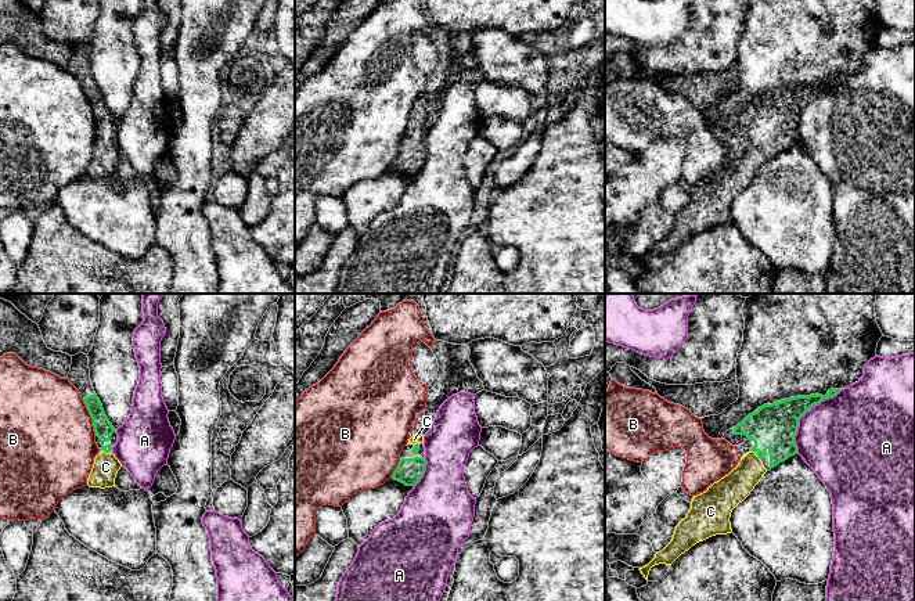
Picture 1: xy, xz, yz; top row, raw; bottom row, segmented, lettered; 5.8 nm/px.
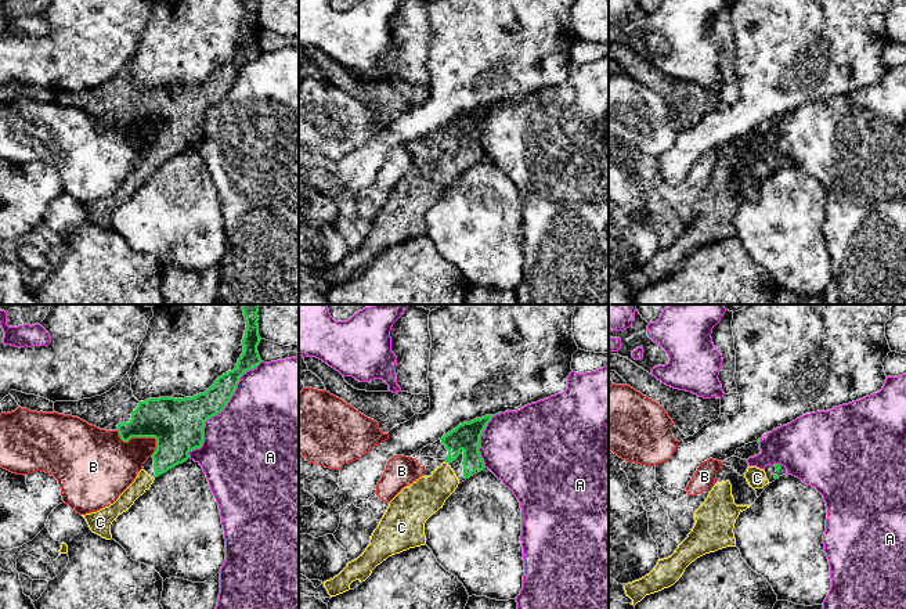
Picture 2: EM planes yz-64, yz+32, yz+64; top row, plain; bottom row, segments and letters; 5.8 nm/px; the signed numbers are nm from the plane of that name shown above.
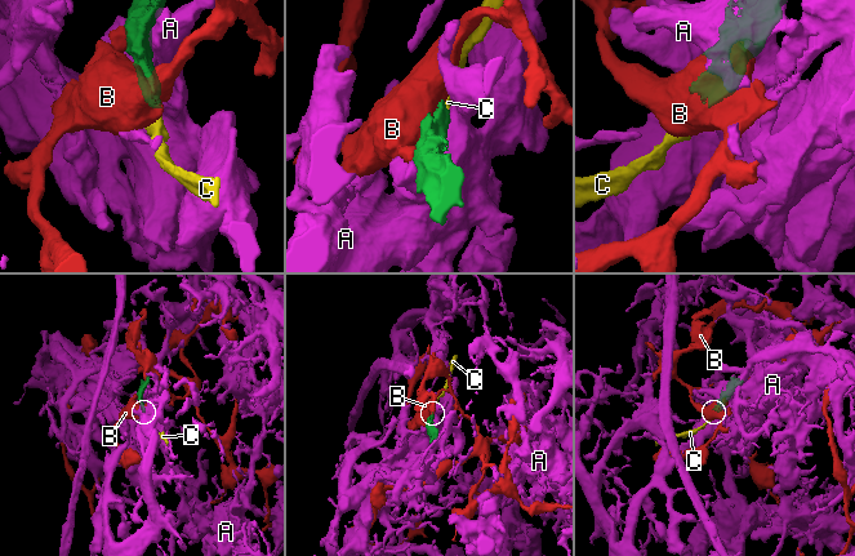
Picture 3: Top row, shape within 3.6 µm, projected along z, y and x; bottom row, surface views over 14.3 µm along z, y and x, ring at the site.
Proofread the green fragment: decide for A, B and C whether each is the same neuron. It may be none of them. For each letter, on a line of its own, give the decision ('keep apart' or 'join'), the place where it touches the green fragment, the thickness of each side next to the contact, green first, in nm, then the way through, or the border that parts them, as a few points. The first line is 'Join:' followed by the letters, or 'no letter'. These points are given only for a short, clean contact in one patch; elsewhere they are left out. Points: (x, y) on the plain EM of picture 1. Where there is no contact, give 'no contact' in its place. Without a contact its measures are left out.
Join: C
A: keep apart; meets green in yz at (803, 104); 260 nm thick on the green side, 460 nm on the other
B: keep apart; meets green in xy at (92, 107); 110 nm thick on the green side, 480 nm on the other
C: join; meets green in yz at (757, 146); 260 nm thick on the green side, 180 nm on the other; runs through yz (774, 117), (764, 126), (757, 146), (748, 164), (734, 177)

